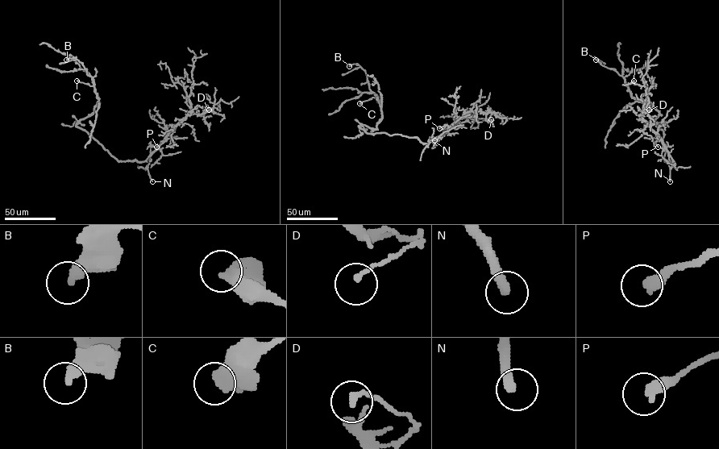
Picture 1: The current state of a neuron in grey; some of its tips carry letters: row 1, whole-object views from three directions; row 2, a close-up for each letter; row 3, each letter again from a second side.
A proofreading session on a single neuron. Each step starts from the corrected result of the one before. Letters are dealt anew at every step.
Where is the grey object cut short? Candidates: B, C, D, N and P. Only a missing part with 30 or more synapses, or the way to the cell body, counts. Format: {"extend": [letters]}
{"extend": ["N"]}

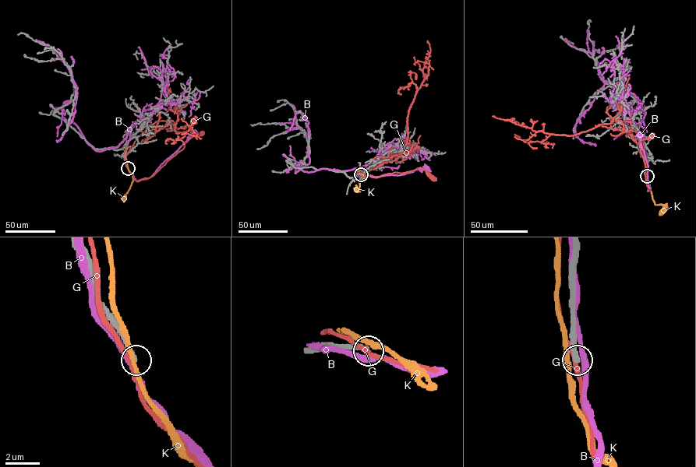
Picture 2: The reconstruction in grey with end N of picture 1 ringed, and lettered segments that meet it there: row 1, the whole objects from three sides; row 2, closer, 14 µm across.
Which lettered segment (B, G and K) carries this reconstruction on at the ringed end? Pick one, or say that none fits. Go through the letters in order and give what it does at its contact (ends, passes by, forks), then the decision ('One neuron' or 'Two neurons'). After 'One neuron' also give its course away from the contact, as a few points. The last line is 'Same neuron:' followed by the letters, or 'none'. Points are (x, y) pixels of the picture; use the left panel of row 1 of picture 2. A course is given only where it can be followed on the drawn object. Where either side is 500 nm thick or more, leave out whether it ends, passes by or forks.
B: It passes by. Two neurons
G: It passes by. Two neurons
K: It passes by. Two neurons
Same neuron: none

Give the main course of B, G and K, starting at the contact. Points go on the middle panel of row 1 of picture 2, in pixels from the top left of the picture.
B: (360, 174), (373, 177), (400, 175), (425, 167)
G: (360, 173), (379, 177), (422, 167), (434, 178)
K: (361, 173), (365, 177), (356, 189)

